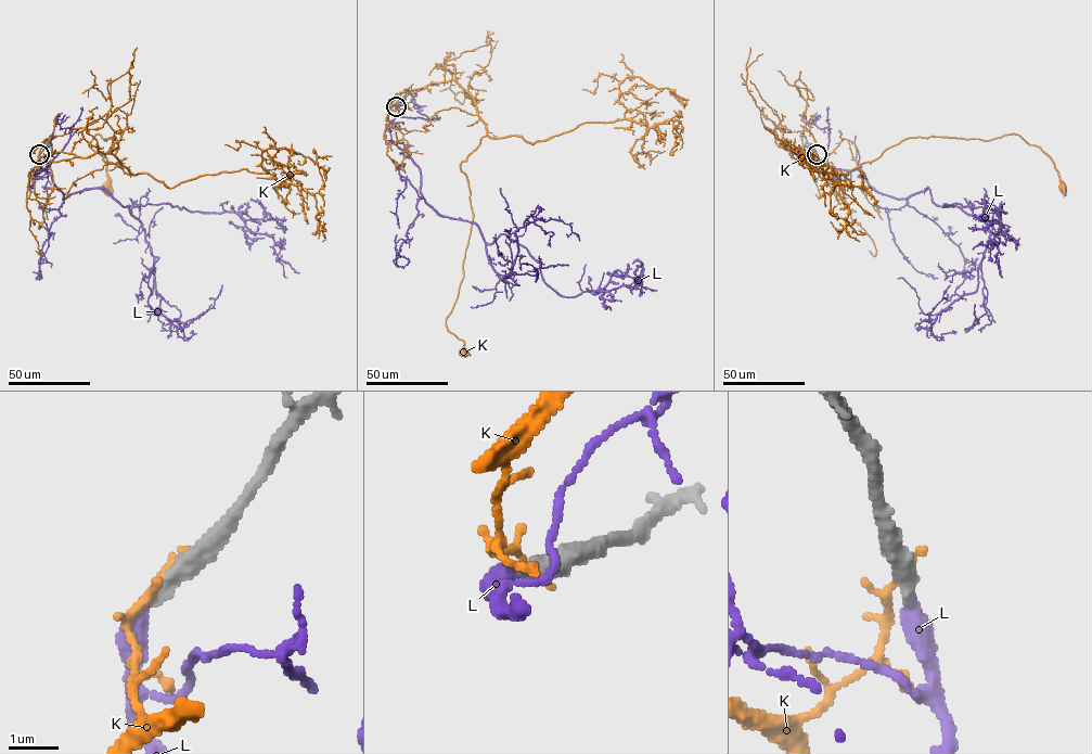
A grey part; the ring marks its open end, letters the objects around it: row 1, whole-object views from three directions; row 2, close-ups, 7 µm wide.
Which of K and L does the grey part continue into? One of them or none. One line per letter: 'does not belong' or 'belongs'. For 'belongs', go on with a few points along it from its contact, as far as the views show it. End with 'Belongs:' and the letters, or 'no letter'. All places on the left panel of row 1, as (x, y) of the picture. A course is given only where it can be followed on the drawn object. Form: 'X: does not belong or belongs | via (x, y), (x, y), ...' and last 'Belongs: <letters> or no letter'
K: does not belong
L: belongs | via (39, 154), (31, 169), (49, 171), (63, 199), (104, 189), (128, 205), (170, 322), (187, 326), (222, 284)
Belongs: L

